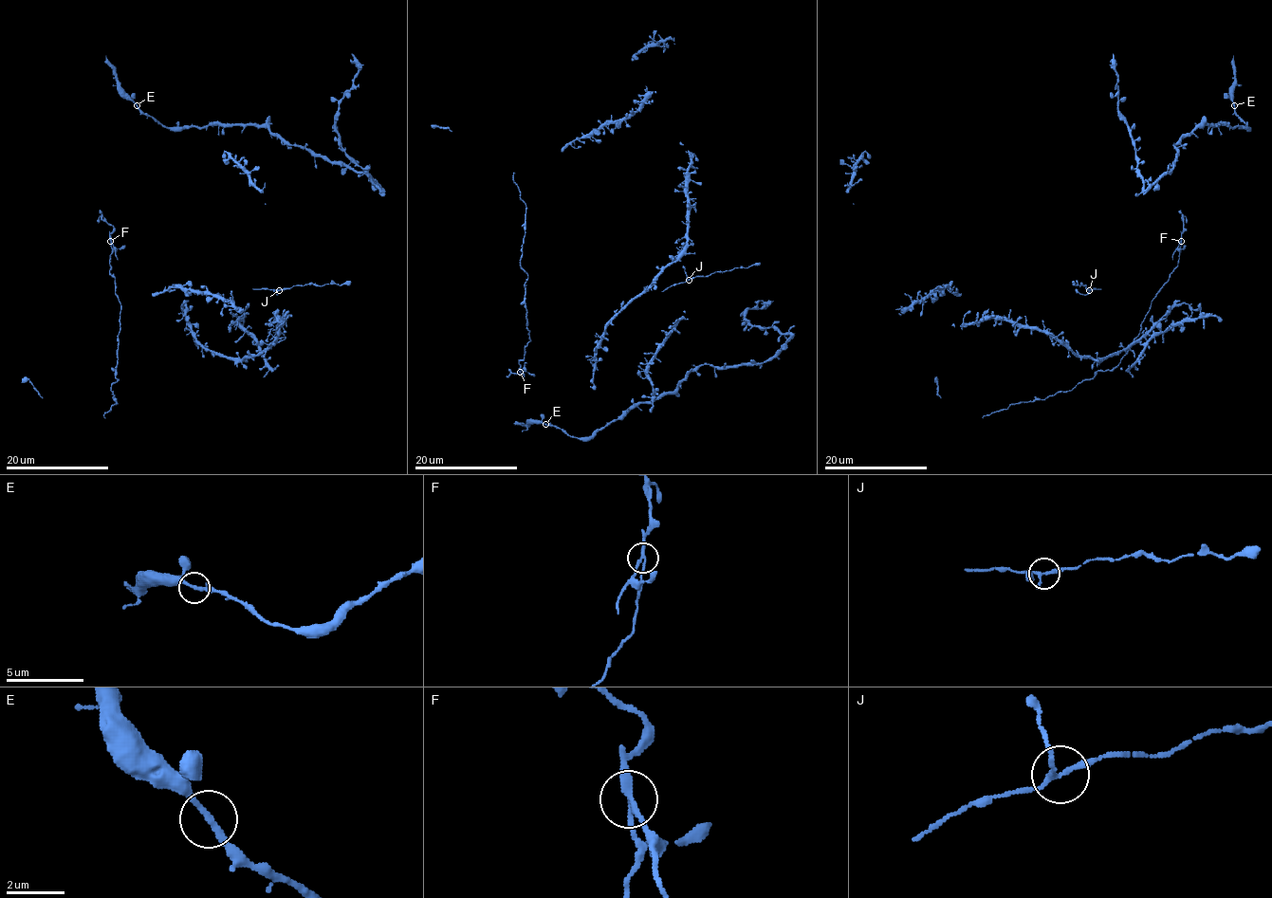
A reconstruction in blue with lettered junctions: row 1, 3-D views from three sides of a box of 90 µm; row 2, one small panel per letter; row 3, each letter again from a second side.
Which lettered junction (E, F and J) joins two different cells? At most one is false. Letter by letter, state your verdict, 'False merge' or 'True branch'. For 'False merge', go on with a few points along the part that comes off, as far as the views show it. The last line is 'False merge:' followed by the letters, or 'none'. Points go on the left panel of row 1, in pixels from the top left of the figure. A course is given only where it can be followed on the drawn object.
E: True branch
F: False merge. Course of the part to remove: (111, 241), (113, 227), (101, 216), (98, 223)
J: True branch
False merge: F

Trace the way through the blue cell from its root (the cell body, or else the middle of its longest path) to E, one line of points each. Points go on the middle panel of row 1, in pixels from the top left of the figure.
E: (718, 366), (697, 366), (672, 392), (663, 392), (649, 401), (633, 405), (588, 437), (576, 438), (545, 424)

